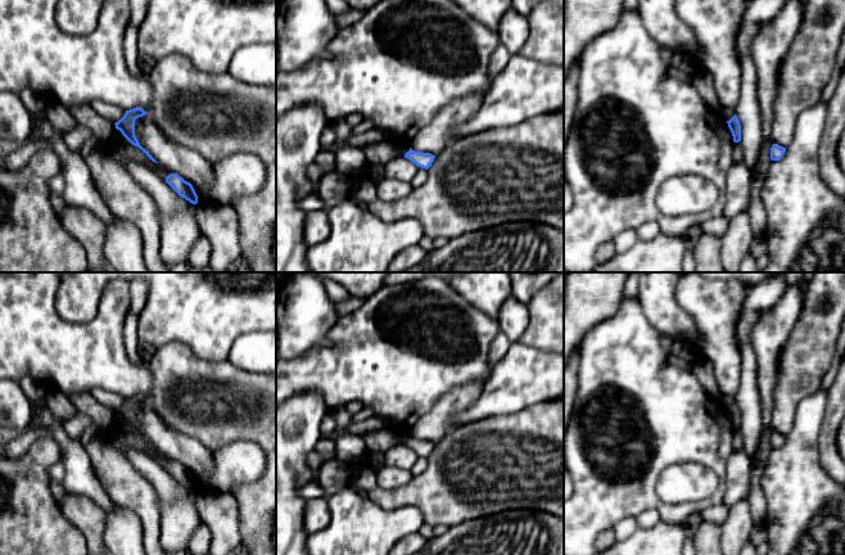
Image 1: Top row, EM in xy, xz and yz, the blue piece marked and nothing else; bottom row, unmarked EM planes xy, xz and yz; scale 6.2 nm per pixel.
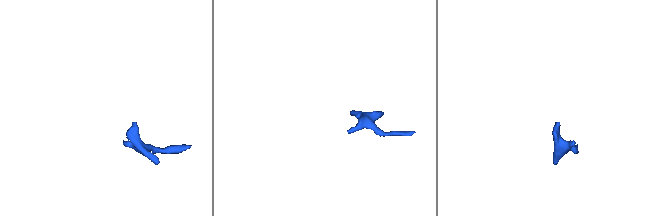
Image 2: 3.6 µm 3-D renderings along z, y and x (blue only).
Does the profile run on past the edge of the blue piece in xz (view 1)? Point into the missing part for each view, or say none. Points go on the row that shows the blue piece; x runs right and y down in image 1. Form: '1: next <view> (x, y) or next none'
1: next none

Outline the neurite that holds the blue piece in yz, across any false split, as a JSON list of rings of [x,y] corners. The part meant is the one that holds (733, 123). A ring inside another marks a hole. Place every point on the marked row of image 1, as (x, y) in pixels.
[[[735,114],[729,121],[727,121],[727,123],[732,132],[733,141],[735,143],[741,141],[741,125],[740,125],[737,116]]]

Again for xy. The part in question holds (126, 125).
[[[134,108],[130,110],[126,110],[125,116],[116,122],[116,128],[119,130],[122,132],[122,135],[135,146],[140,148],[153,162],[158,163],[150,154],[148,150],[145,150],[139,140],[135,136],[135,119],[139,117],[145,116],[146,112],[143,108]]]

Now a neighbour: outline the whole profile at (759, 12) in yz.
[[[750,0],[740,33],[737,48],[742,67],[741,96],[735,108],[741,125],[742,162],[751,171],[760,154],[762,113],[758,95],[758,69],[750,46],[760,28],[785,6],[786,0]]]

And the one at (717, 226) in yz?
[[[722,215],[719,217],[708,220],[706,222],[701,224],[701,230],[704,235],[713,235],[717,238],[722,238],[727,231],[729,220]]]

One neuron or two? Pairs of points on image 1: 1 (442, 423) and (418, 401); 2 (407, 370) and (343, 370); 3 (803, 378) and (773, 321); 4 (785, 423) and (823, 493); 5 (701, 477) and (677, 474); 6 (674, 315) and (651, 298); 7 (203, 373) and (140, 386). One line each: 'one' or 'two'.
1: two
2: one
3: two
4: two
5: one
6: one
7: two

